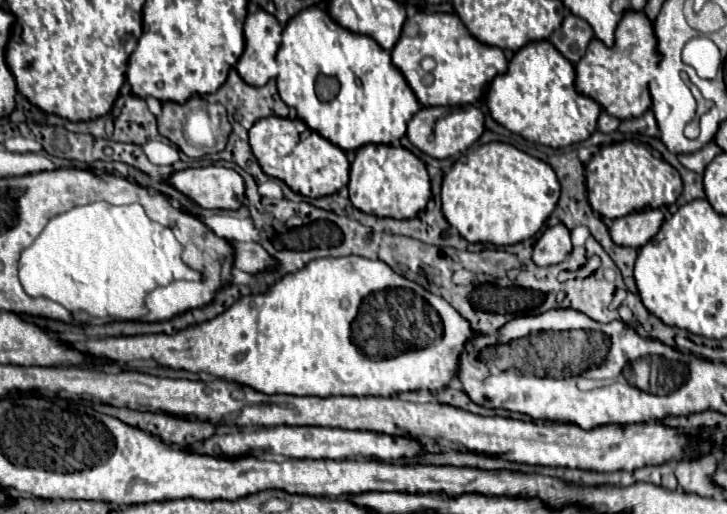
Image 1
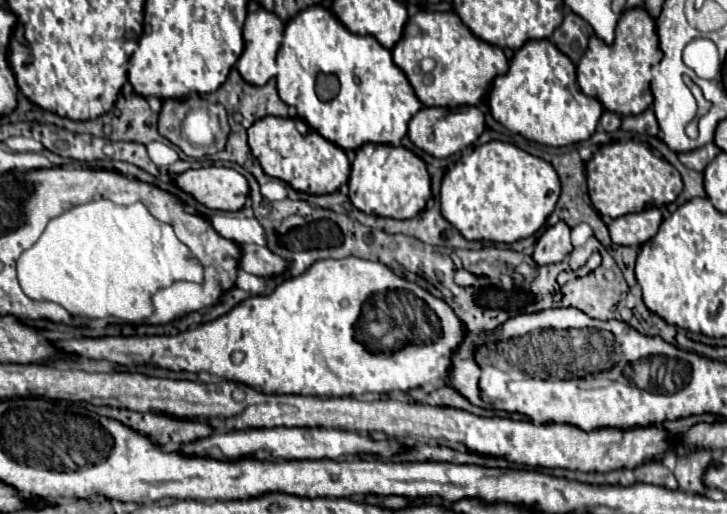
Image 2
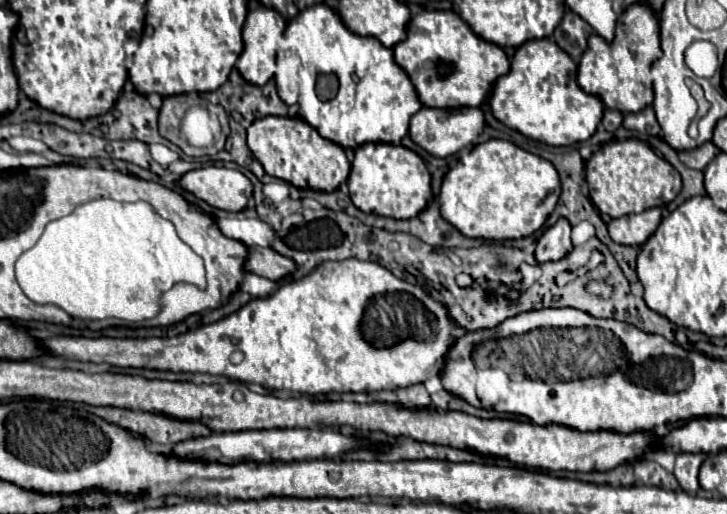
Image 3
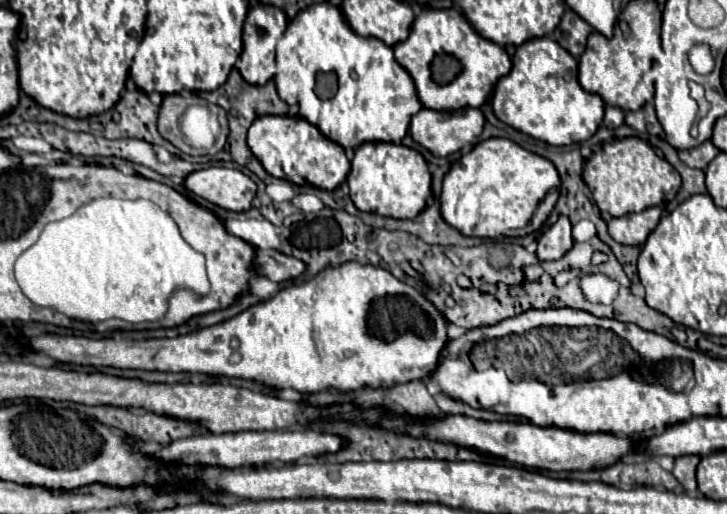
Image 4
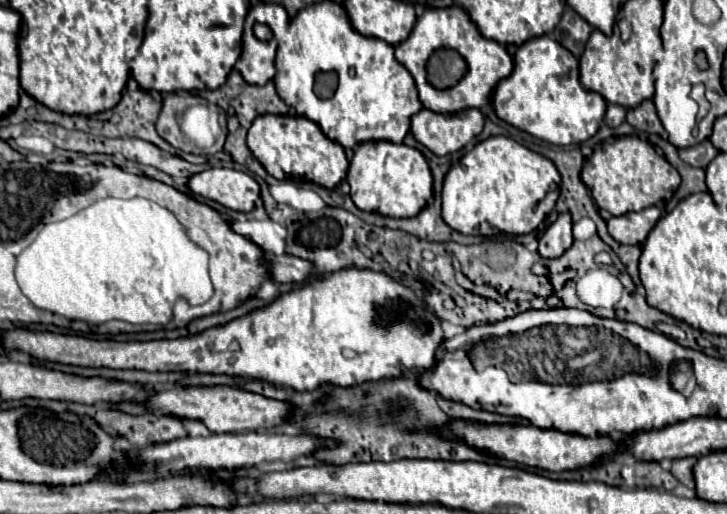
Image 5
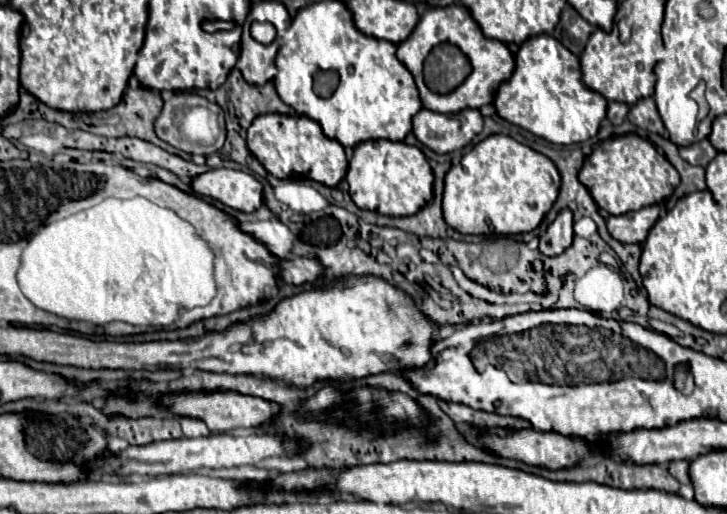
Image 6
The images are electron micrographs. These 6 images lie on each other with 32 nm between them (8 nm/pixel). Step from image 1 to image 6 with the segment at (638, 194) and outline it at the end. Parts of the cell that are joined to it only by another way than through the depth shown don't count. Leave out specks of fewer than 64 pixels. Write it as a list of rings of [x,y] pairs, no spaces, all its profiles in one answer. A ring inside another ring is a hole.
[[[624,134],[604,140],[602,146],[584,160],[578,180],[588,188],[600,208],[620,216],[662,202],[674,192],[680,176],[652,142],[640,138],[638,134]]]

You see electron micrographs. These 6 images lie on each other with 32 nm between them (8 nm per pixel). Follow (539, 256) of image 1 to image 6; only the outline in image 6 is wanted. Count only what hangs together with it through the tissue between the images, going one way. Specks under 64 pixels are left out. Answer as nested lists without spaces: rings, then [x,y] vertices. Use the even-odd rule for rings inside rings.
[[[568,208],[560,210],[556,220],[546,228],[544,236],[540,238],[540,252],[544,256],[558,256],[572,244],[572,212]]]

